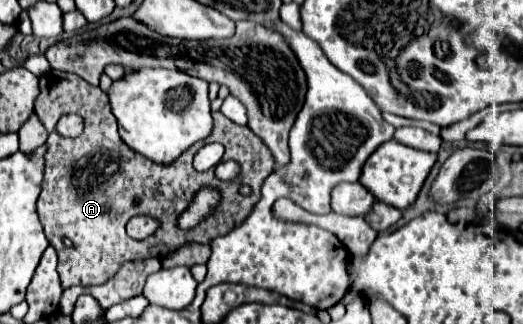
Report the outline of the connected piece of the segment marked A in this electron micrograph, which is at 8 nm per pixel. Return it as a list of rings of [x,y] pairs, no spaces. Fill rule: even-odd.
[[[50,71],[44,77],[40,77],[40,95],[36,99],[34,105],[36,115],[40,117],[40,121],[44,123],[44,127],[48,129],[48,155],[46,155],[46,173],[44,173],[44,187],[38,199],[38,215],[40,215],[40,223],[44,227],[44,233],[50,241],[50,245],[56,249],[58,253],[58,273],[62,279],[62,287],[68,289],[72,285],[102,285],[108,279],[112,279],[112,275],[128,261],[136,261],[136,259],[148,259],[148,257],[168,257],[170,253],[174,253],[176,249],[180,249],[186,243],[210,243],[212,239],[226,235],[228,231],[232,231],[238,223],[244,223],[244,219],[254,211],[254,205],[260,201],[260,189],[264,179],[274,171],[274,159],[272,153],[268,151],[268,147],[264,145],[264,141],[252,133],[252,129],[248,125],[238,125],[228,121],[220,111],[212,113],[214,117],[214,131],[208,139],[194,143],[176,163],[172,165],[156,165],[150,159],[146,159],[144,155],[132,151],[118,135],[118,123],[116,117],[112,117],[112,105],[108,103],[108,95],[106,91],[102,91],[100,87],[88,85],[84,79],[72,75],[72,73],[58,73],[58,71]],[[66,113],[78,113],[84,117],[84,133],[76,139],[68,139],[62,137],[56,131],[56,123],[62,115]],[[208,143],[222,143],[226,147],[224,153],[224,161],[226,159],[236,159],[242,167],[240,175],[234,181],[220,181],[214,175],[214,169],[208,171],[196,171],[192,165],[194,155],[202,149],[202,145]],[[202,185],[216,185],[222,191],[222,203],[214,215],[214,219],[206,219],[202,221],[196,229],[192,231],[180,231],[176,229],[176,215],[180,215],[188,203],[192,201],[192,195],[196,193],[198,187]],[[240,185],[250,185],[252,187],[252,195],[244,197],[238,193]],[[136,215],[148,215],[152,219],[156,219],[160,225],[156,229],[154,235],[150,235],[148,239],[142,241],[134,241],[126,235],[126,223],[136,217]],[[62,237],[68,237],[74,245],[72,247],[64,247]]]

